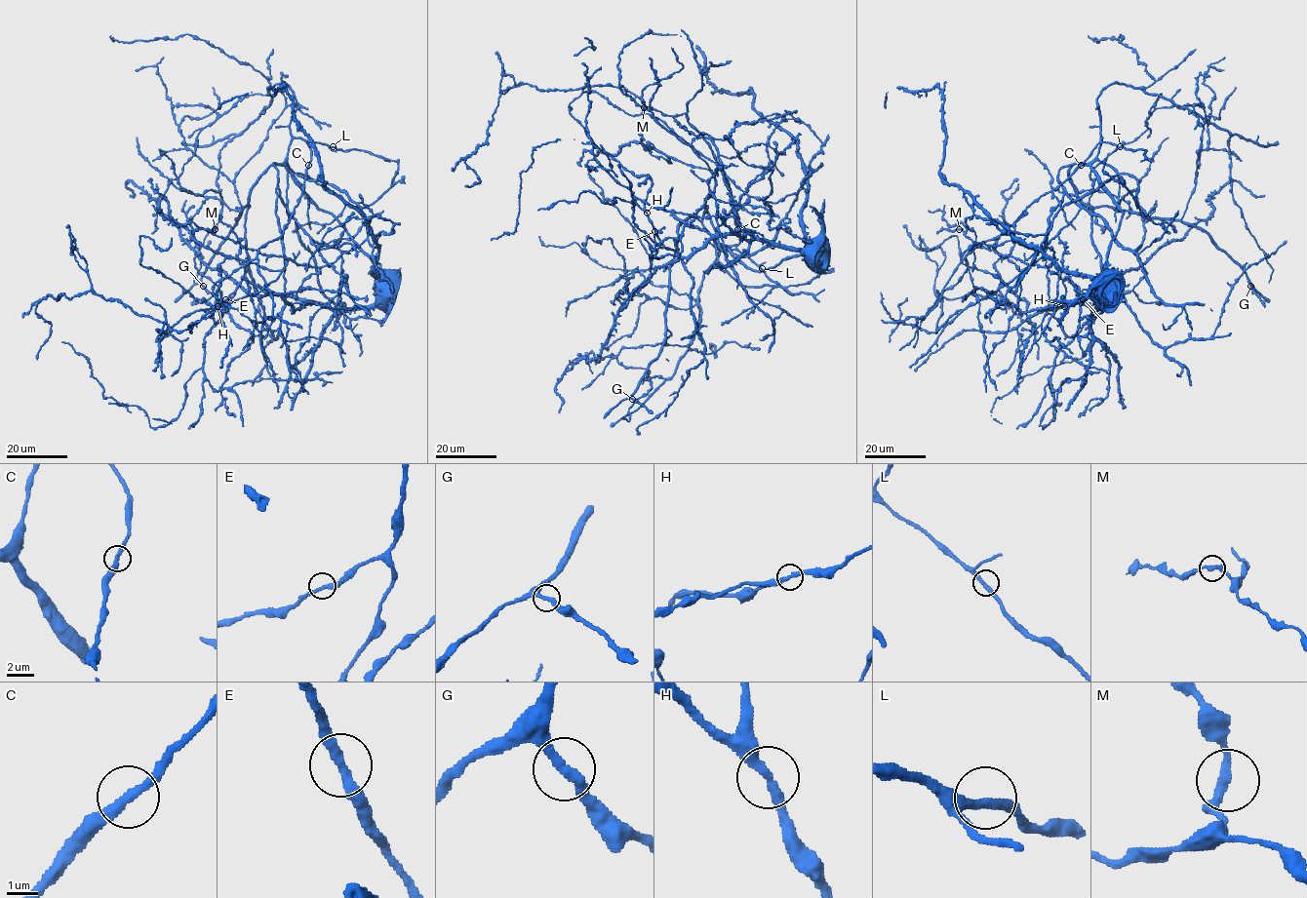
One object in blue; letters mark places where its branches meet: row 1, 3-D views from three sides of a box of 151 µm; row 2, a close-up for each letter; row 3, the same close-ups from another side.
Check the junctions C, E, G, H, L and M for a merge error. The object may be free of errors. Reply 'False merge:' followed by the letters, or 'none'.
False merge: none

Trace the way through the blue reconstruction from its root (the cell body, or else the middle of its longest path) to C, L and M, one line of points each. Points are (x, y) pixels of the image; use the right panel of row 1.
C: (1089, 166), (1097, 155), (1101, 137), (1081, 165)
L: (1089, 166), (1097, 155), (1101, 137), (1102, 141), (1120, 146)
M: (1089, 166), (1099, 160), (1117, 174), (1059, 211), (1045, 237), (1054, 253), (1048, 266), (1000, 255), (959, 229)

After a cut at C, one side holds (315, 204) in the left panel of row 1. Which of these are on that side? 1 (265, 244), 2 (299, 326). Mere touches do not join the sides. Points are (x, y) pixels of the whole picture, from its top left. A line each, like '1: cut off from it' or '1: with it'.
1: cut off from it
2: cut off from it

